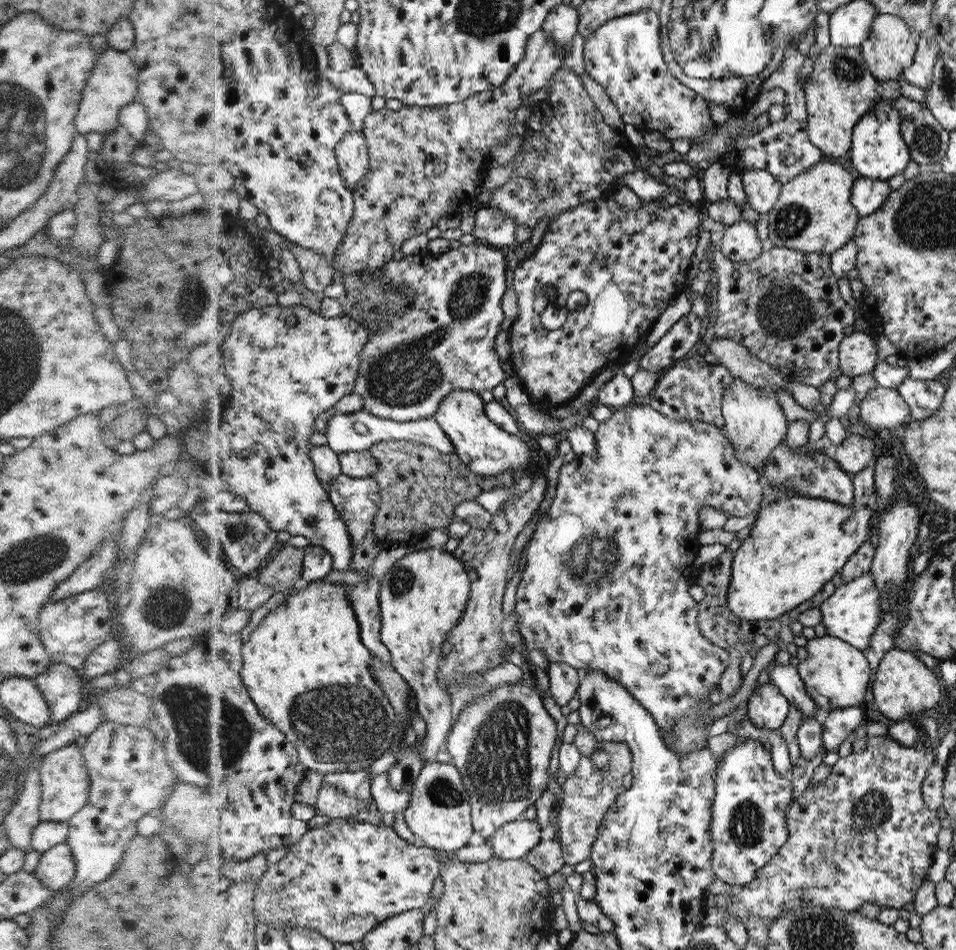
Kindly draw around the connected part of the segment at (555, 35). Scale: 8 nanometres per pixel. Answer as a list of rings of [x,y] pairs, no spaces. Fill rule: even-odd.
[[[562,3],[549,13],[541,29],[547,32],[558,46],[569,46],[578,32],[577,22],[577,8]]]

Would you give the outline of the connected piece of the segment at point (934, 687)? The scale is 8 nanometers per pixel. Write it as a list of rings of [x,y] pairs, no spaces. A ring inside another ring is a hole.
[[[898,648],[889,650],[882,657],[881,664],[877,666],[876,676],[872,682],[872,696],[874,705],[882,716],[890,721],[900,719],[902,716],[912,714],[912,712],[922,712],[922,708],[934,707],[940,698],[940,682],[934,676],[932,669],[928,670],[922,660],[912,656],[910,651],[903,651]]]

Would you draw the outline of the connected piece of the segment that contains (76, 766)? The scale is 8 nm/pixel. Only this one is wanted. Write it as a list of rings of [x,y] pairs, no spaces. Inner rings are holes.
[[[74,743],[46,754],[41,760],[40,782],[42,798],[40,801],[40,819],[48,822],[68,822],[82,810],[89,797],[90,777],[81,749]]]

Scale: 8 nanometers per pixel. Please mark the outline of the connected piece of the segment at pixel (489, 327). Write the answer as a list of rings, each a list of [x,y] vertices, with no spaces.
[[[477,242],[448,250],[439,258],[428,251],[406,255],[399,262],[390,262],[377,270],[376,276],[380,282],[398,288],[408,287],[413,290],[417,300],[413,300],[405,312],[385,312],[383,324],[376,331],[369,329],[371,338],[364,348],[361,377],[355,389],[365,398],[367,411],[398,422],[426,420],[436,418],[442,403],[455,390],[480,393],[503,384],[508,374],[504,374],[500,368],[498,354],[494,352],[494,338],[504,320],[501,300],[506,290],[509,266],[509,260],[505,259],[499,248]]]

